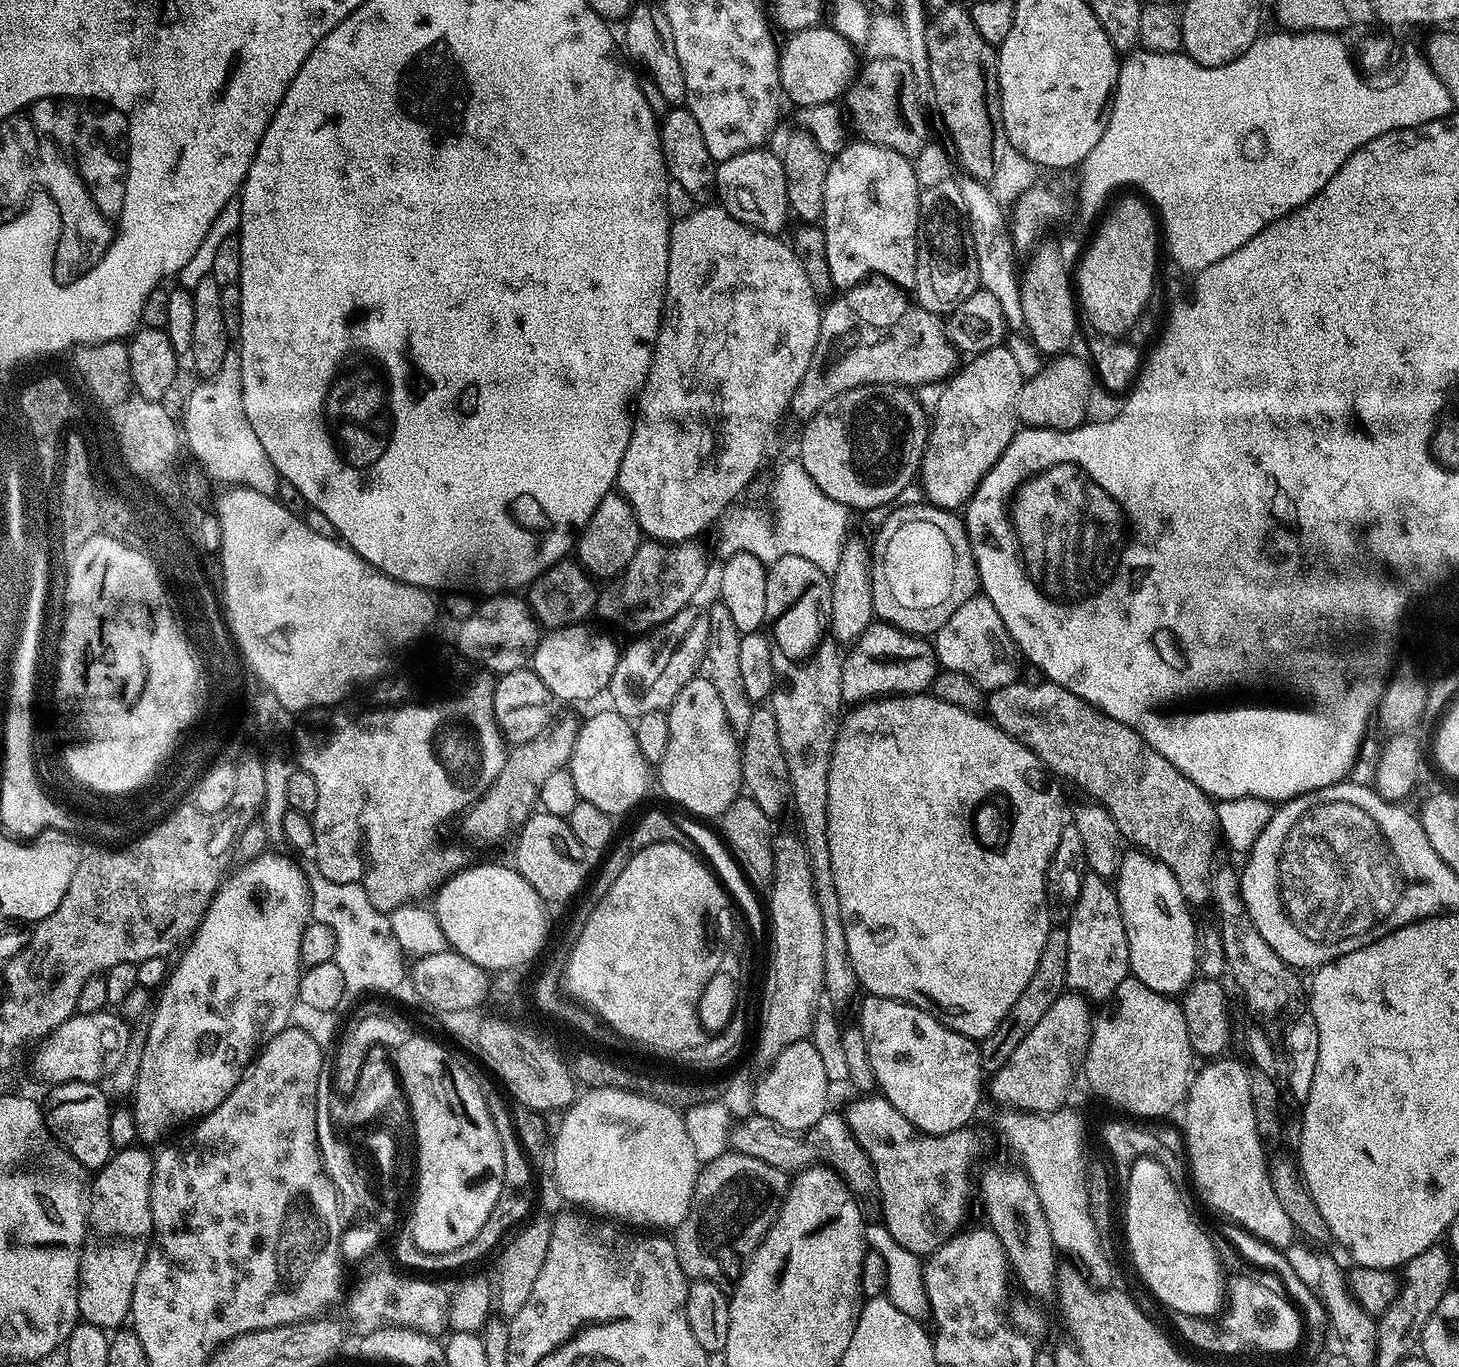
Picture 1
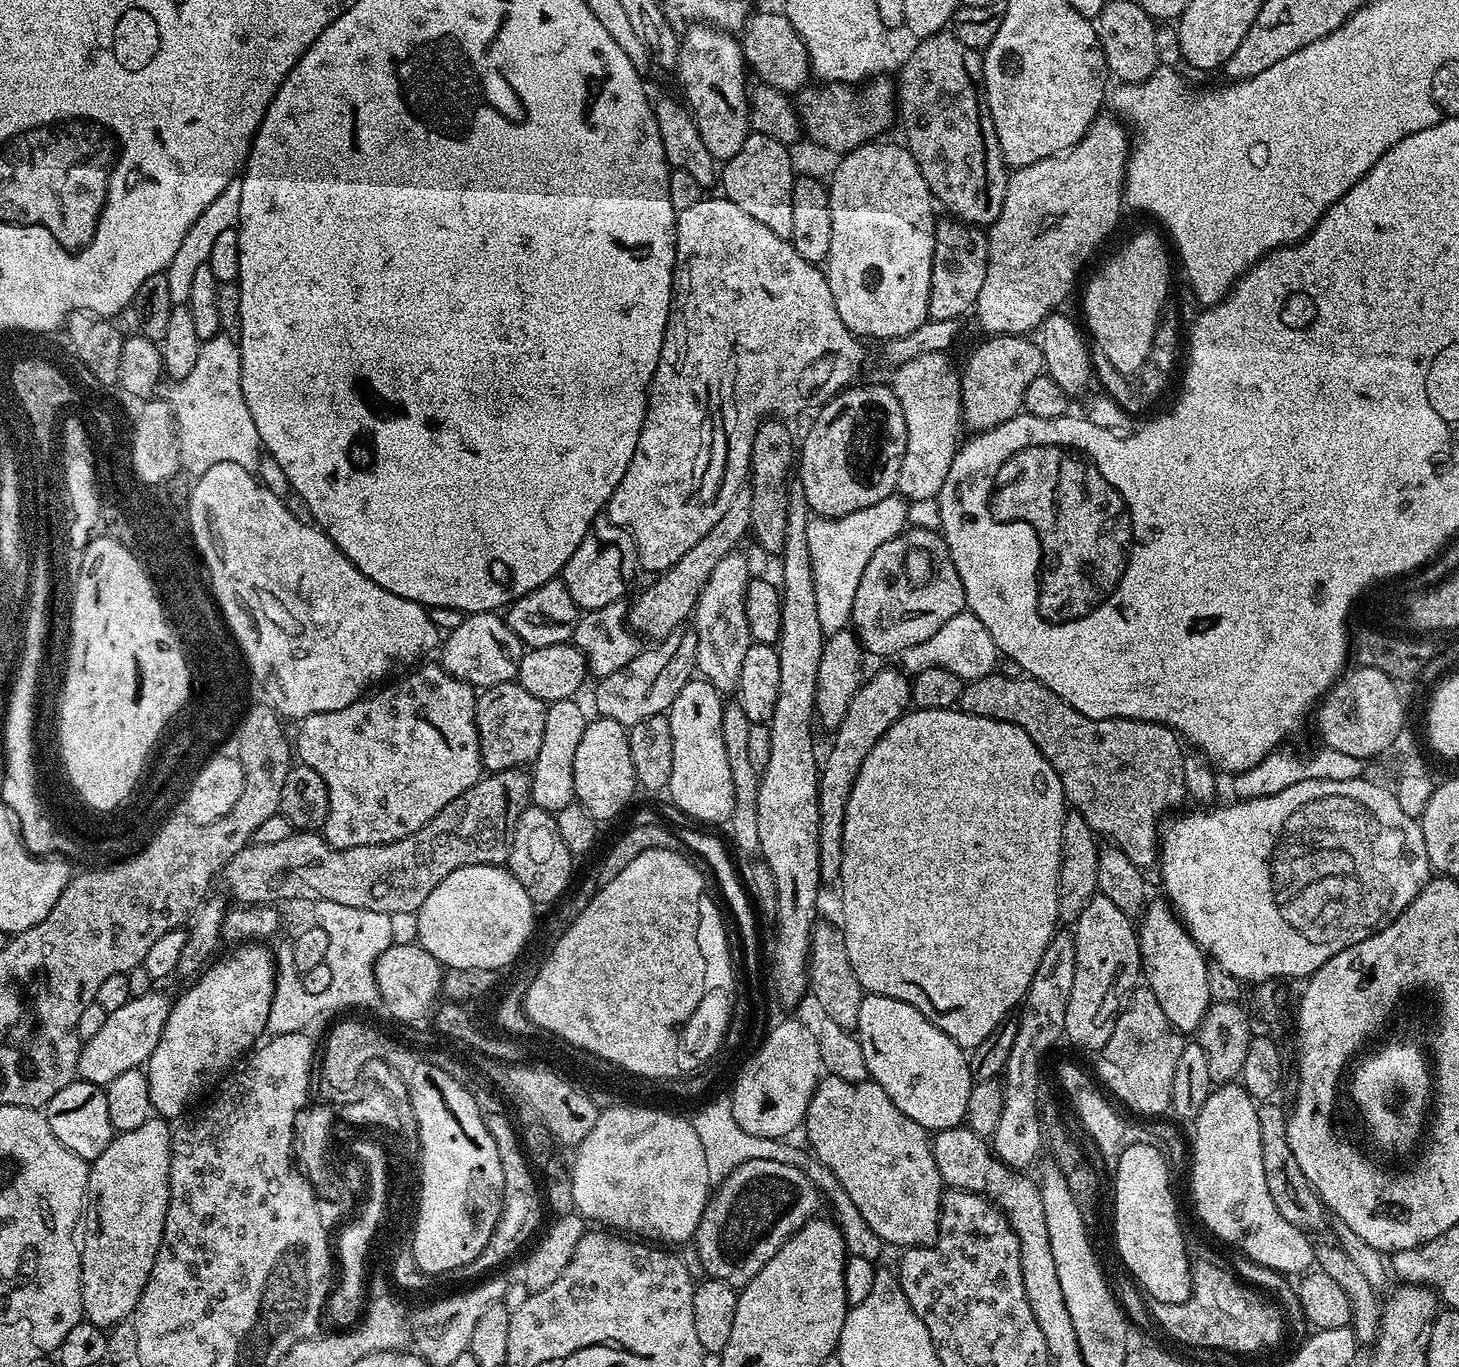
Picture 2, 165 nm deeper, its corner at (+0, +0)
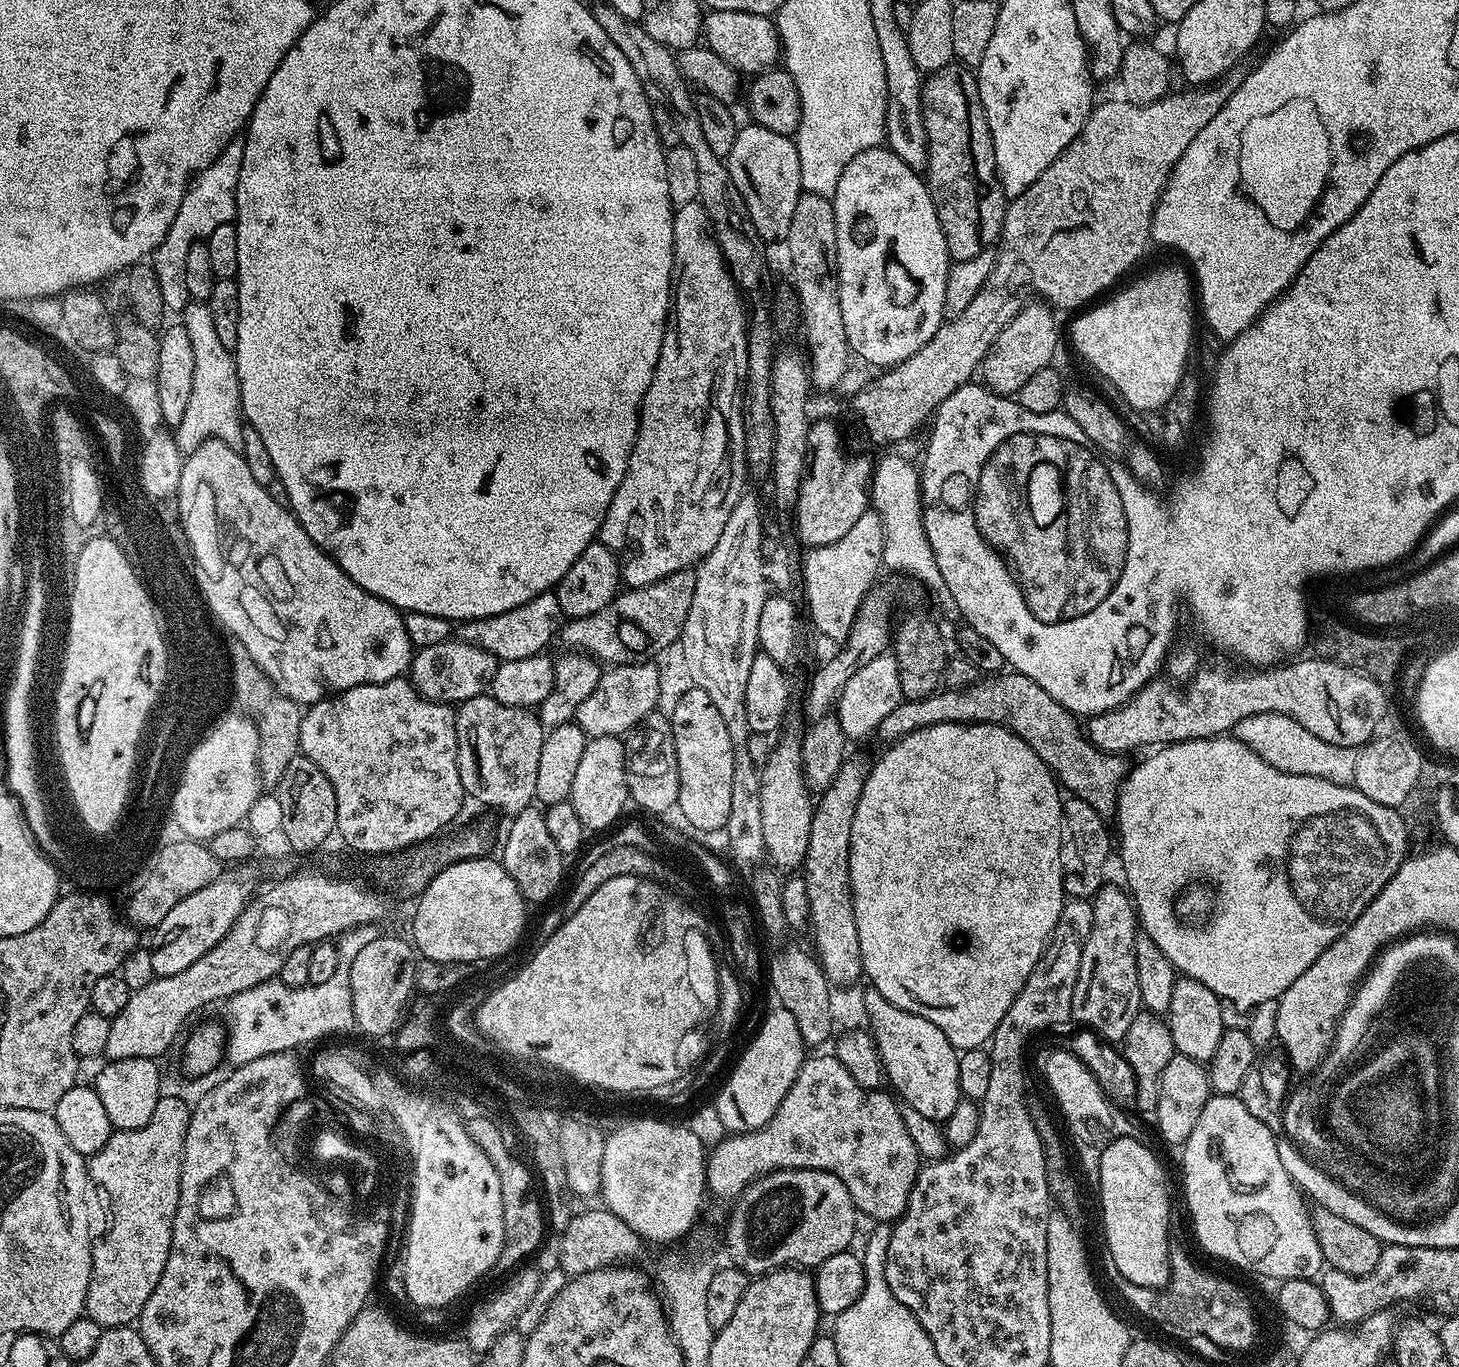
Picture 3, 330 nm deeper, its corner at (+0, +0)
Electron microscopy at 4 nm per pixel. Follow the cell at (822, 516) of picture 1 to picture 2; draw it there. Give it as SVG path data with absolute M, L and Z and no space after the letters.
M893 494L882 498L882 502L874 502L874 506L854 510L845 516L809 519L806 542L814 570L818 622L822 622L824 633L841 632L849 625L854 594L858 594L858 582L862 582L866 562L874 558L874 550L878 550L878 546L890 542L890 538L900 536L905 531L909 523L909 505L909 501L903 496Z

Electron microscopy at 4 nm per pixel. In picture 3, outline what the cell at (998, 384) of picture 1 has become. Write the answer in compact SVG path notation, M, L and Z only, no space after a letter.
M1029 302L1010 323L994 338L990 350L984 356L984 363L978 372L984 387L999 396L1011 397L1022 382L1028 381L1038 370L1053 363L1052 355L1056 352L1056 316L1047 303Z

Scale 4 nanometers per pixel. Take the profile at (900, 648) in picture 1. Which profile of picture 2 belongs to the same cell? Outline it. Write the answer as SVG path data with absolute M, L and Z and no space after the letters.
M899 667L884 668L861 683L859 690L850 702L850 710L846 710L846 718L834 730L836 736L832 740L832 750L828 757L823 757L820 773L820 789L818 790L818 866L821 881L839 881L842 870L842 834L846 818L846 802L850 798L850 790L858 778L858 770L870 754L870 750L898 722L898 718L909 711L912 704L912 685L909 677Z

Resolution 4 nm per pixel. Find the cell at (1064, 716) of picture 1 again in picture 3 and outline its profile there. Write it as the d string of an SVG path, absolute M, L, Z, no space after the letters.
M1004 670L997 675L977 678L963 688L945 687L926 698L903 699L887 718L882 718L875 735L881 736L884 742L895 742L914 730L939 724L1001 724L1018 734L1018 738L1022 738L1022 742L1042 758L1052 775L1071 795L1090 802L1100 816L1115 817L1116 799L1130 768L1130 764L1124 761L1127 759L1095 748L1089 742L1081 721L1068 712L1066 706L1050 698L1038 682L1026 678L1021 672Z

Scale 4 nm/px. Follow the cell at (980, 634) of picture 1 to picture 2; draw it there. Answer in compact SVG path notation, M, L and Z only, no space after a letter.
M965 610L954 614L954 618L950 618L950 622L946 622L946 626L938 630L938 634L926 638L926 642L907 648L902 654L902 660L905 673L915 674L927 668L945 668L967 682L993 675L997 671L998 653L994 638L990 638L990 630L986 630L986 626L978 622L975 614Z

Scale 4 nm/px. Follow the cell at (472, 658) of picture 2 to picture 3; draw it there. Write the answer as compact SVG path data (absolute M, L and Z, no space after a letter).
M450 638L446 642L438 642L438 646L426 646L419 649L412 657L410 669L410 679L412 685L428 700L433 700L439 704L450 704L459 706L465 700L475 696L485 695L489 691L492 679L496 673L498 661L495 656L491 656L486 650L479 648L477 644L467 644L465 640Z

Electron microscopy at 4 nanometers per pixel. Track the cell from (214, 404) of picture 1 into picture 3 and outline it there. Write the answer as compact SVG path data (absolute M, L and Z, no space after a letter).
M191 301L183 310L182 323L190 342L193 343L195 370L186 414L183 415L182 422L175 432L176 448L187 456L196 450L202 441L216 439L239 449L244 419L235 357L231 349L224 347L219 341L207 303Z

